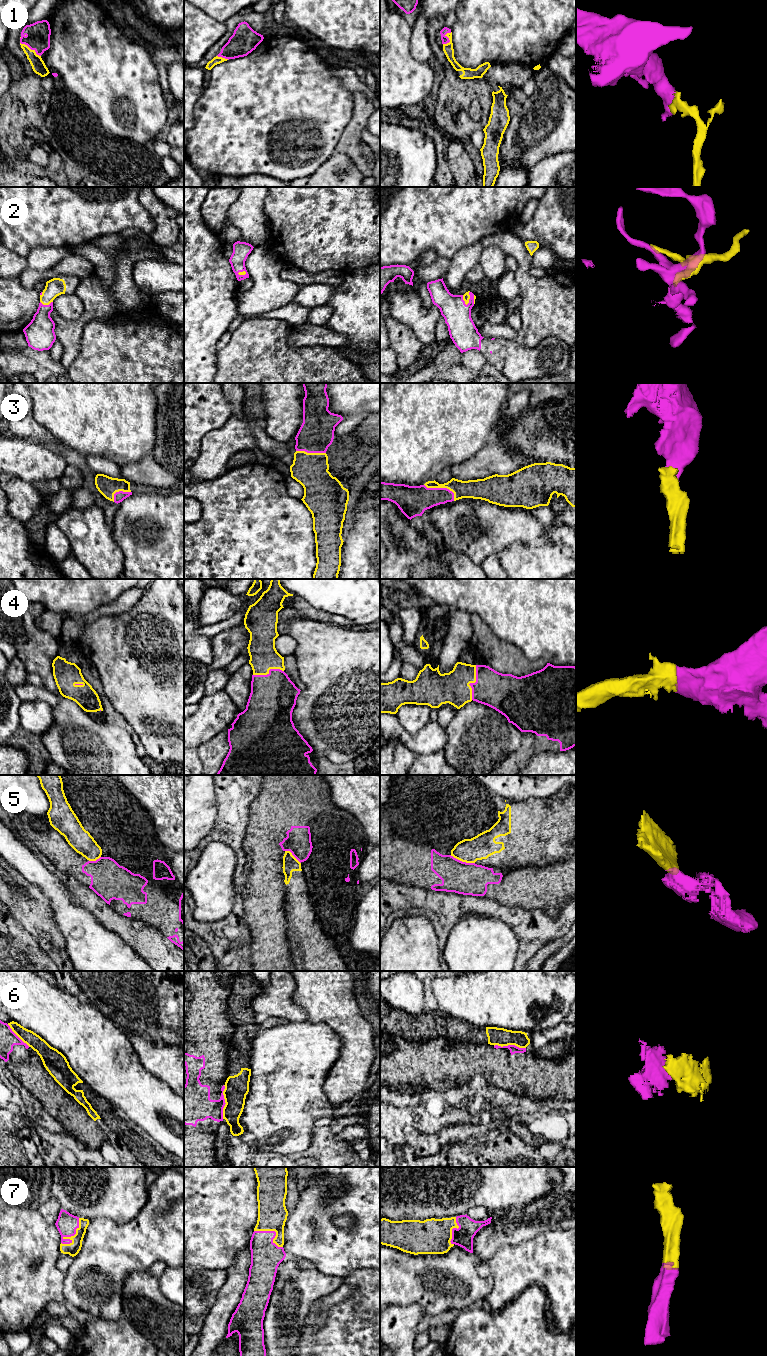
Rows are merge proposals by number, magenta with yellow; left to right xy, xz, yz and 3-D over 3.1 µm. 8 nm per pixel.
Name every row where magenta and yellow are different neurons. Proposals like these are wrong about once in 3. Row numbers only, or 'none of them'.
5, 6

